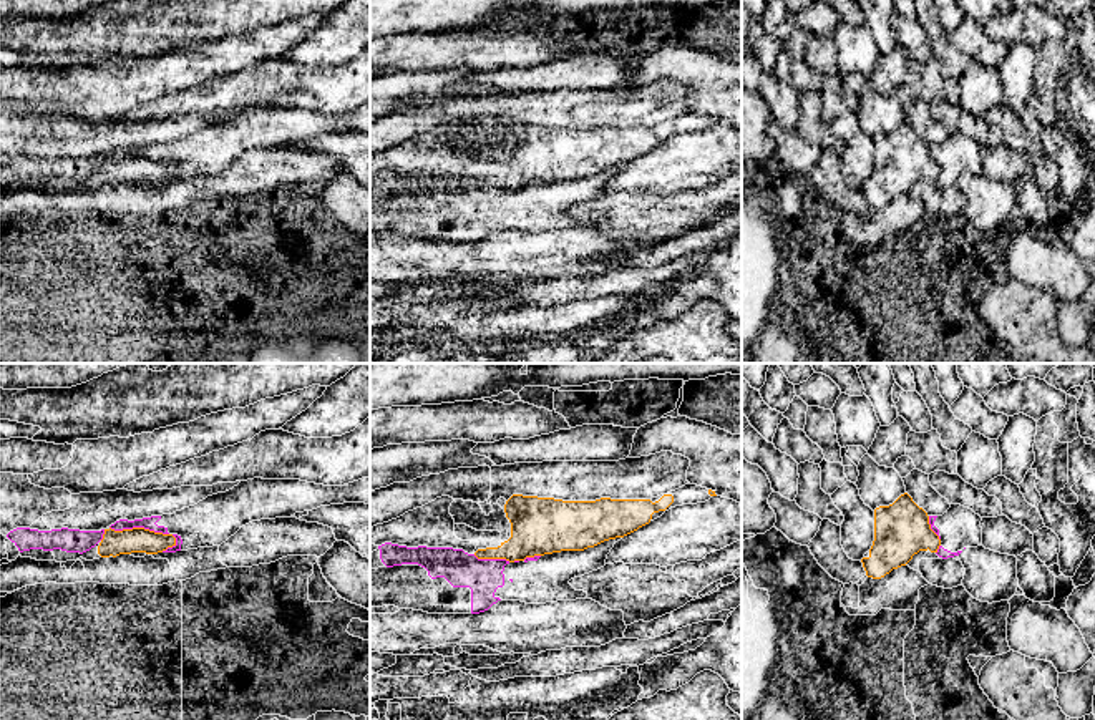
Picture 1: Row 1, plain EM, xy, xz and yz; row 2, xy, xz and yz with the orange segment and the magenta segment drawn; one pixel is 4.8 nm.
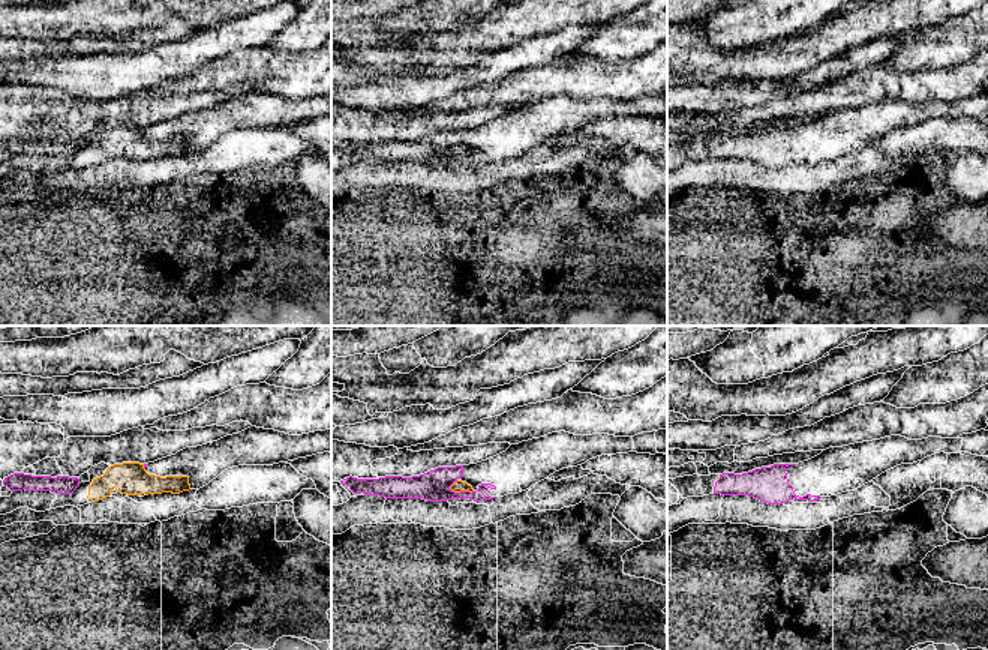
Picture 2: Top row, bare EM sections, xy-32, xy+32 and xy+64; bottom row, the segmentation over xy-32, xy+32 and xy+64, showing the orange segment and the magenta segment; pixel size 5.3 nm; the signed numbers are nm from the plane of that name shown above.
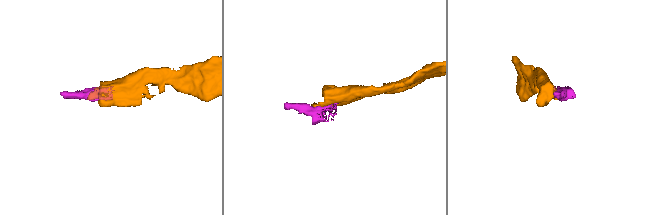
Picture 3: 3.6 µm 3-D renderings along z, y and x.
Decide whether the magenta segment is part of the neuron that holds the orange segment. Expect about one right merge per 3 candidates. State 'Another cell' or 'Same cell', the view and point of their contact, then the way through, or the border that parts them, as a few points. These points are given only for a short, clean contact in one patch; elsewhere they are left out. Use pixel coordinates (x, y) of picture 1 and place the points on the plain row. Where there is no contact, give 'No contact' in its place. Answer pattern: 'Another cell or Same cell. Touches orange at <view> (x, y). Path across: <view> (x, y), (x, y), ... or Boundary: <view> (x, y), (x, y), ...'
Another cell. Touches orange at xy (140, 156). Boundary: xy (110, 155), (115, 158), (148, 156), (168, 163)

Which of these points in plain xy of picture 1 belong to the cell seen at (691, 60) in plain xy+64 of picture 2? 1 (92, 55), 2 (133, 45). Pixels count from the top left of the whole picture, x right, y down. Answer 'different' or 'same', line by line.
1: same
2: same

